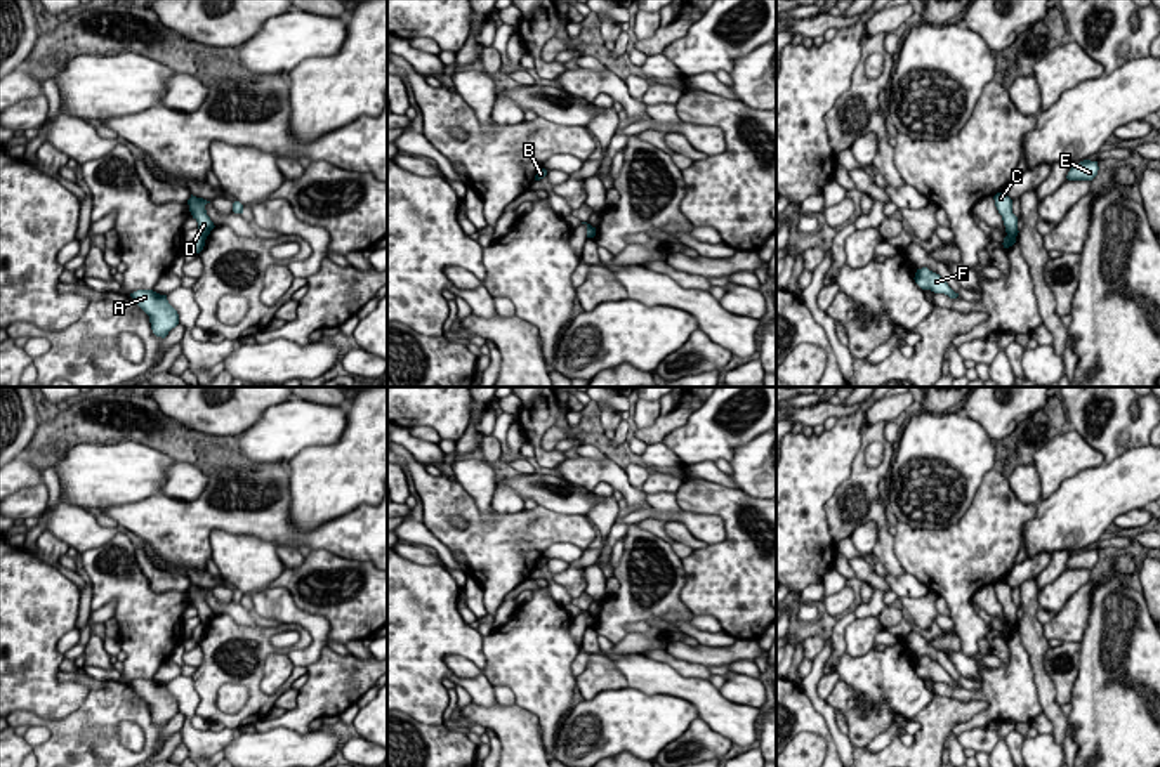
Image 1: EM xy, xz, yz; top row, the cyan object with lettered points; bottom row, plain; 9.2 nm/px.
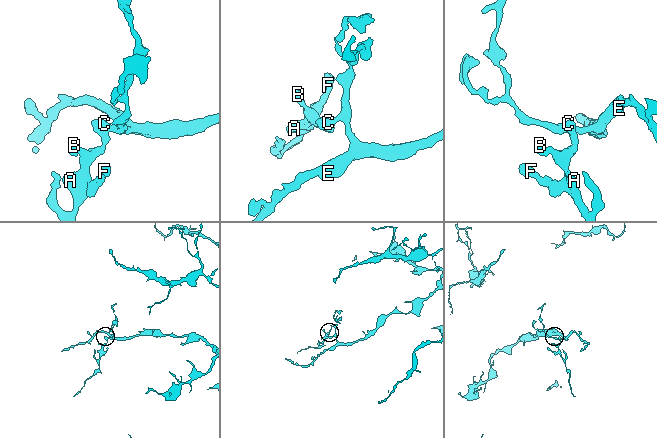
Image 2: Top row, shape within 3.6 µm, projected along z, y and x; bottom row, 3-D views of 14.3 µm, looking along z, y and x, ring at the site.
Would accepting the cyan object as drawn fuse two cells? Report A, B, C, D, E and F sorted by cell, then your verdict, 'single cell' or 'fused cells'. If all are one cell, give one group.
A B F / C D E | fused cells

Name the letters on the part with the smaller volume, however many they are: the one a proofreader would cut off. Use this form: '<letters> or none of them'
A, B, F

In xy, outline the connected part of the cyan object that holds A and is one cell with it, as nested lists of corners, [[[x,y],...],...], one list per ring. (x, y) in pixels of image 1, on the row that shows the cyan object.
[[[137,290],[130,297],[149,316],[151,330],[156,337],[165,338],[179,324],[179,314],[168,304],[167,295],[153,290]]]

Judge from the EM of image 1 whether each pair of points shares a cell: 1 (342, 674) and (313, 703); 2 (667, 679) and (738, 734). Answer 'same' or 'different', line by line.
1: same
2: same

